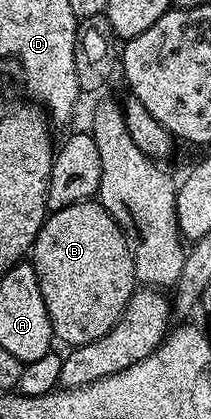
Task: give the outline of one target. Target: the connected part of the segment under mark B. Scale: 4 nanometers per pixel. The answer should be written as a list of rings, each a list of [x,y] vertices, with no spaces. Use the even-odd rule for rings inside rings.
[[[98,200],[77,202],[47,213],[32,247],[32,261],[55,339],[59,343],[67,342],[70,348],[92,344],[92,340],[100,340],[100,336],[108,333],[120,320],[136,289],[133,258],[126,233]]]

